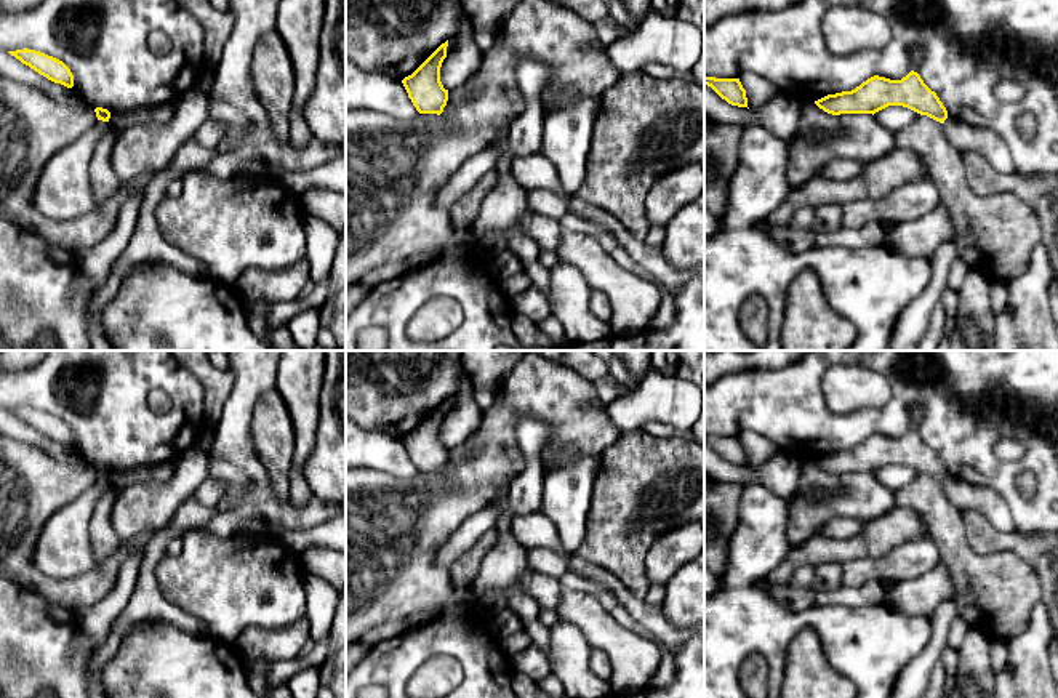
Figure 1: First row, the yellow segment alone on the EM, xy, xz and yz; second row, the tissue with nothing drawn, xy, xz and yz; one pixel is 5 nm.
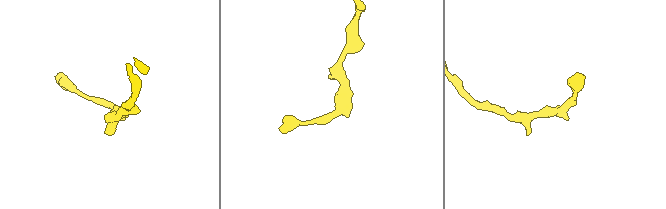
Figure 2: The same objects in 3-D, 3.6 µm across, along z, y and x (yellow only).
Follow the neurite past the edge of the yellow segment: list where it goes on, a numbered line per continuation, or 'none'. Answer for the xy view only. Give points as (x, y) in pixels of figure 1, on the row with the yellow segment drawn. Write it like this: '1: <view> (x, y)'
none

